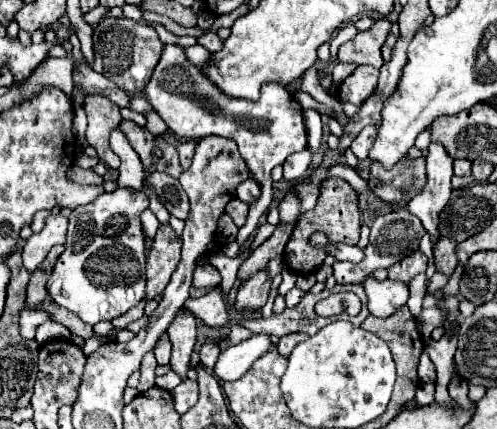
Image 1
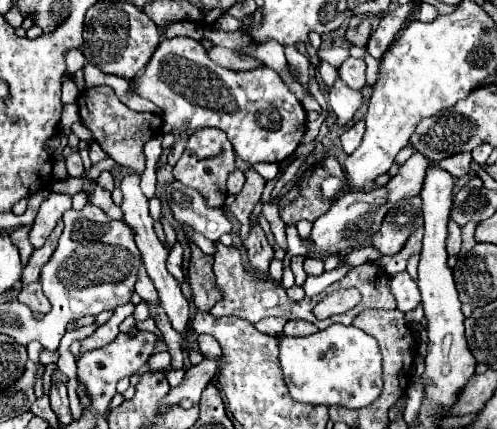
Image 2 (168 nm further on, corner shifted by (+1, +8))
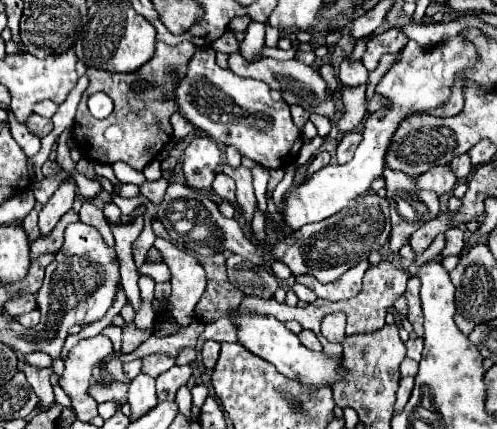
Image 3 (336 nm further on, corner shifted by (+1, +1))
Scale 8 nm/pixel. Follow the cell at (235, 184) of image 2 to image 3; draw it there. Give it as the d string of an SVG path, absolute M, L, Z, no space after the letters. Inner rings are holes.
M217 173L215 175L215 179L213 179L213 191L221 197L221 199L225 199L225 201L229 201L229 203L235 203L235 181L231 179L231 177L227 177L225 173Z

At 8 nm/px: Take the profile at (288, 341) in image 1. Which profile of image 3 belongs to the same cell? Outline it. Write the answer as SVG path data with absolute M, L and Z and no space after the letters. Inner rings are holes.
M301 331L299 341L301 341L305 347L309 347L311 351L321 351L321 343L319 343L319 339L317 339L317 335L315 335L313 331Z

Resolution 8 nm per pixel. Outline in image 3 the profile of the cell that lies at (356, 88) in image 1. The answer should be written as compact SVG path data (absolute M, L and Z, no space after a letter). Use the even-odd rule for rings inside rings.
M345 59L341 63L341 67L339 67L339 81L349 85L349 87L365 85L367 83L367 75L369 75L369 71L365 69L365 65L361 61Z

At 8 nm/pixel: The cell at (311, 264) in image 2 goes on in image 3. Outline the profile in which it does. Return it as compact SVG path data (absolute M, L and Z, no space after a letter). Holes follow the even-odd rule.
M361 261L359 265L355 265L353 269L349 269L345 275L341 275L337 281L333 283L319 283L315 281L311 275L299 275L295 281L301 285L307 285L309 289L313 289L317 293L317 297L321 299L329 299L329 301L341 301L341 299L351 299L361 291L361 279L363 273L369 269L367 261Z

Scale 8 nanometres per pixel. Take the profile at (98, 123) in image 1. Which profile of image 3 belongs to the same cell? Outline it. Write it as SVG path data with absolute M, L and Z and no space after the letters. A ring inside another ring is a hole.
M157 41L155 57L133 73L121 75L121 73L87 69L89 87L81 97L75 123L71 129L75 147L81 151L81 155L91 161L107 165L123 161L129 167L143 171L143 167L149 165L173 137L169 119L173 113L179 111L177 103L173 101L173 87L181 81L181 75L185 75L185 67L189 63L189 57L193 57L195 49L197 47L189 41L179 43L177 47L169 47ZM97 91L107 93L115 103L115 109L107 119L95 119L87 109L87 99Z

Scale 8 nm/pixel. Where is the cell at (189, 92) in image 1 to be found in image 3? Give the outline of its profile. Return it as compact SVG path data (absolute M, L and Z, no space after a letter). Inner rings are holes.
M197 49L189 61L187 77L175 89L175 101L181 113L211 139L233 145L243 157L267 169L279 169L293 163L303 145L301 131L295 127L289 105L285 101L273 101L269 87L255 79L233 75L229 69L221 69L215 63L215 49Z

